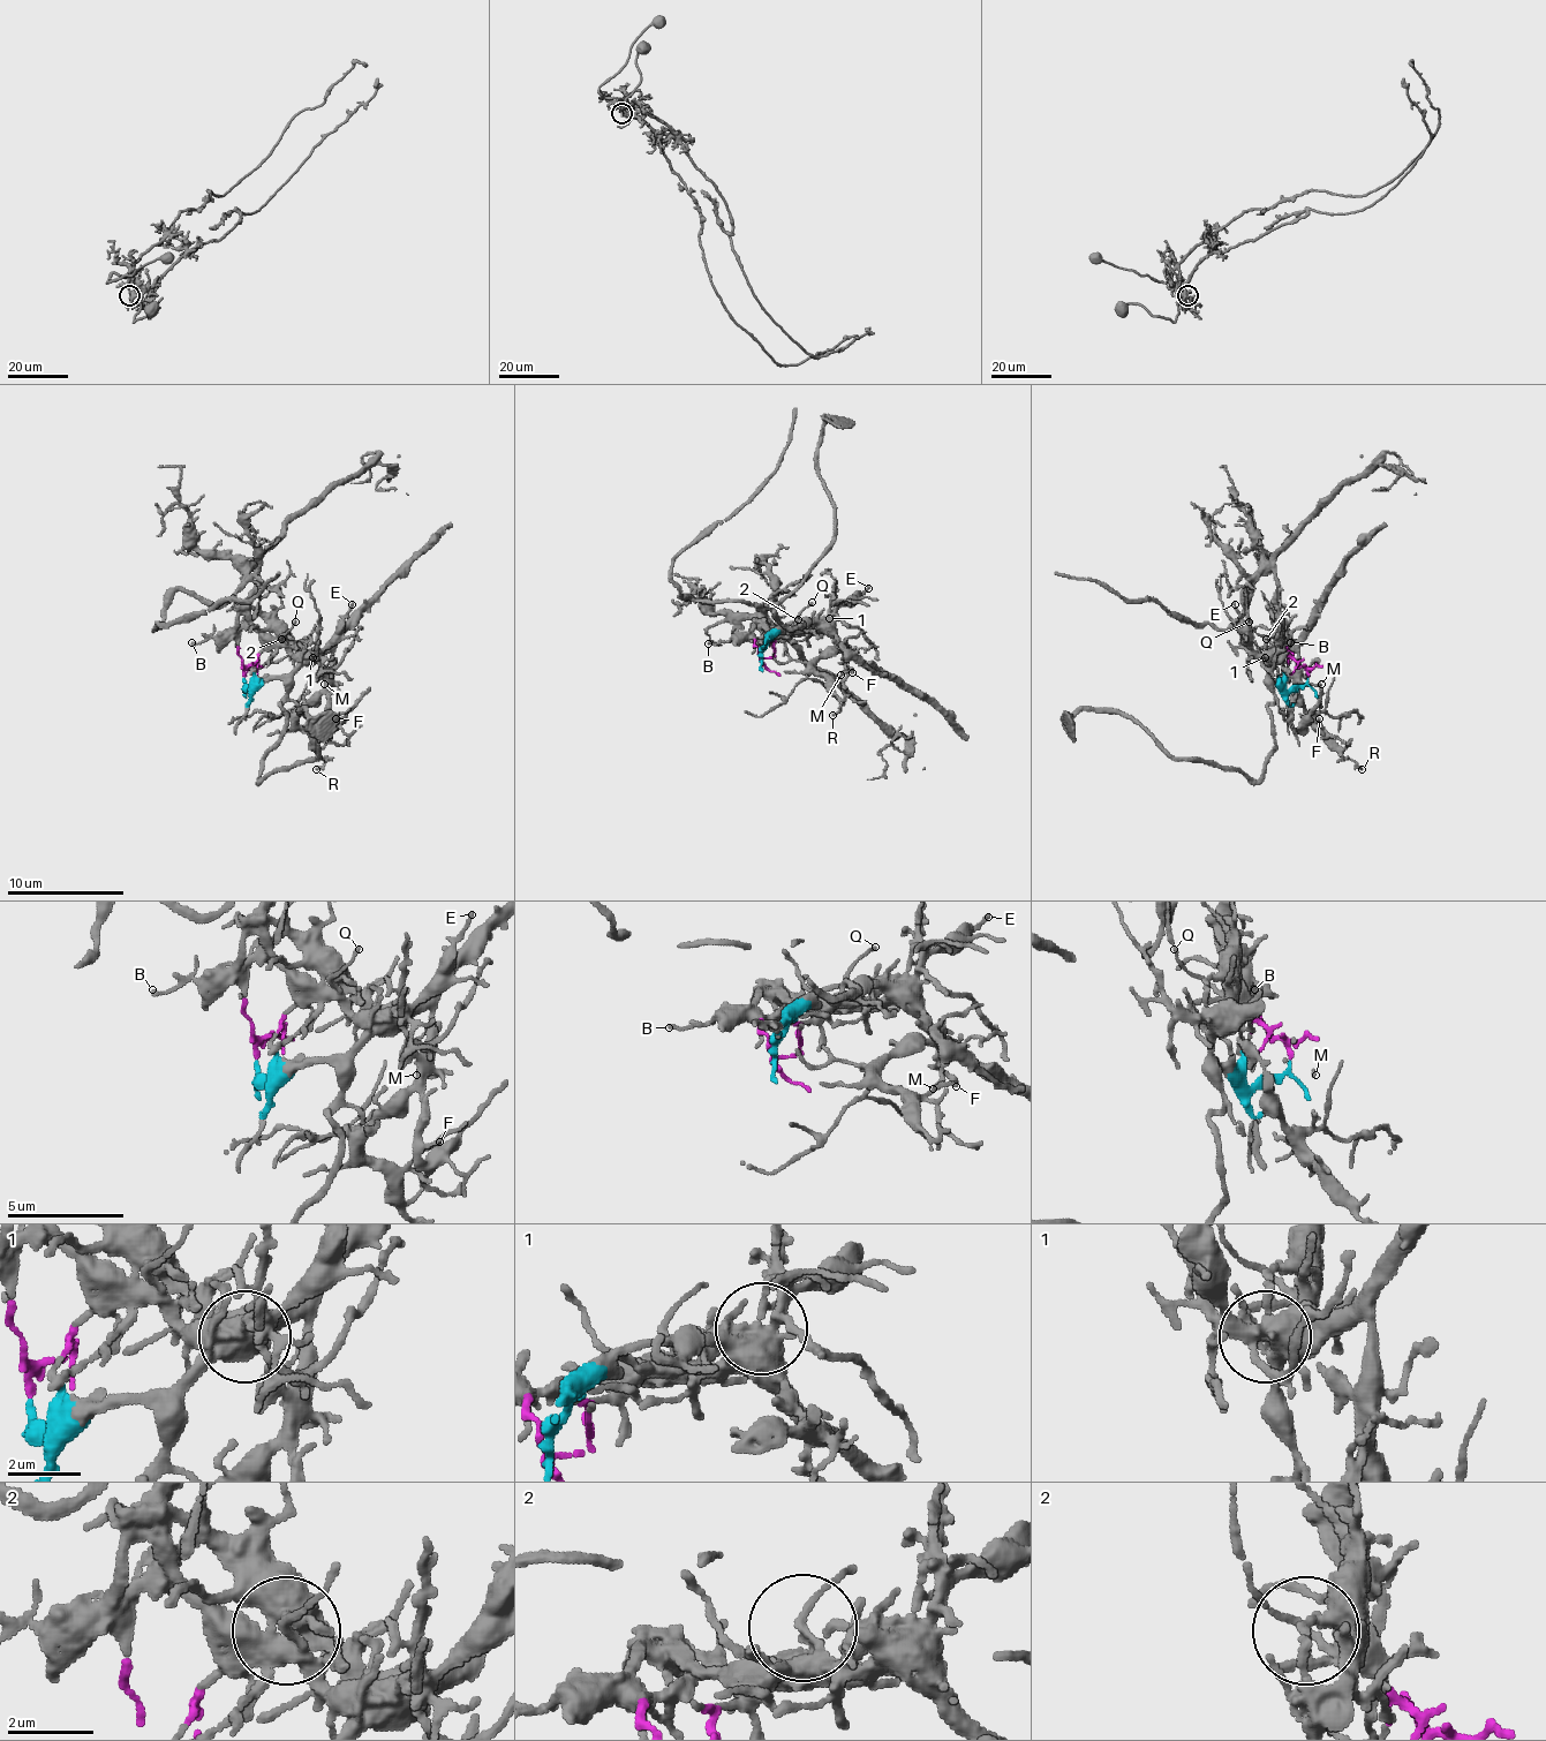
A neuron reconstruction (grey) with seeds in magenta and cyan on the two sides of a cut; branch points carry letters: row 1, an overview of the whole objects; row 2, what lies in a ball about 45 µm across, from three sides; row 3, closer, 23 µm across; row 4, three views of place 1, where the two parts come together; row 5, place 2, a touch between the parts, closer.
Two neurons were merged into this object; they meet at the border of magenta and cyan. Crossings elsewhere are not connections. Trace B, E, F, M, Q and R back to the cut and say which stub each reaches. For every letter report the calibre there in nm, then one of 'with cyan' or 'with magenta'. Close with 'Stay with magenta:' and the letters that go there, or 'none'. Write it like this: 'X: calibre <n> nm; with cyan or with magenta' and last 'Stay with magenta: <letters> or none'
B: calibre 140 nm; with magenta
E: calibre 130 nm; with cyan
F: calibre 100 nm; with cyan
M: calibre 160 nm; with cyan
Q: calibre 120 nm; with magenta
R: calibre 150 nm; with cyan
Stay with magenta: B, Q

